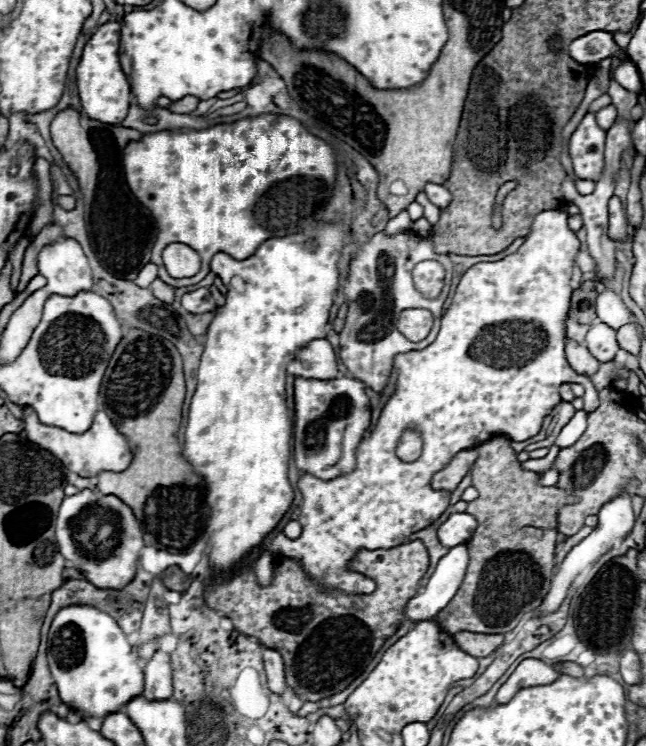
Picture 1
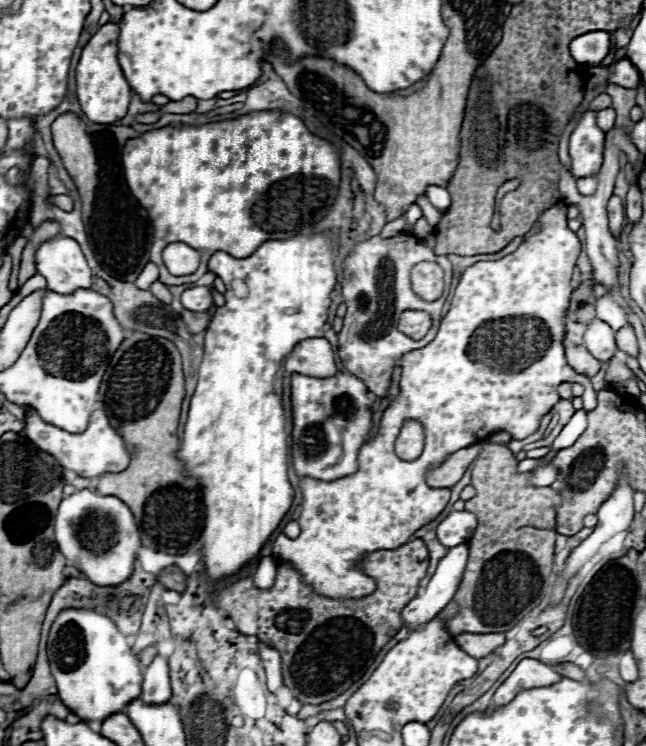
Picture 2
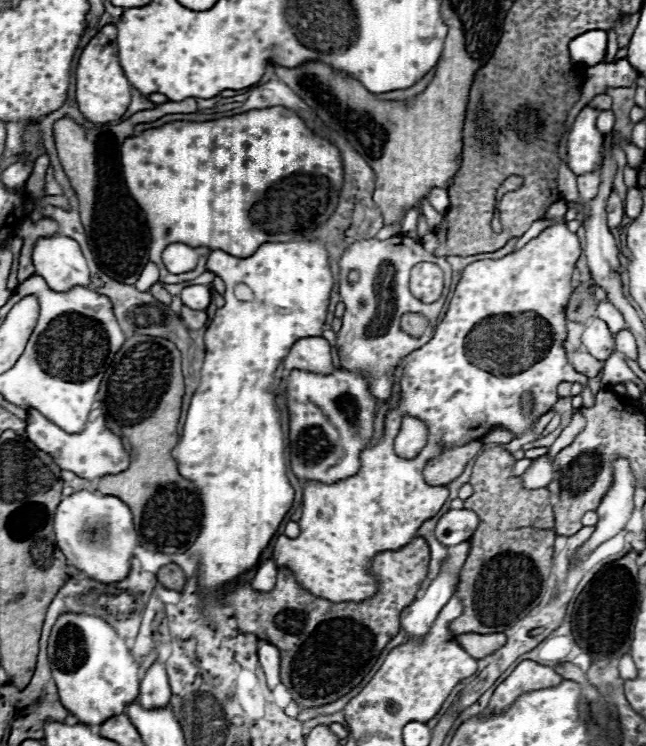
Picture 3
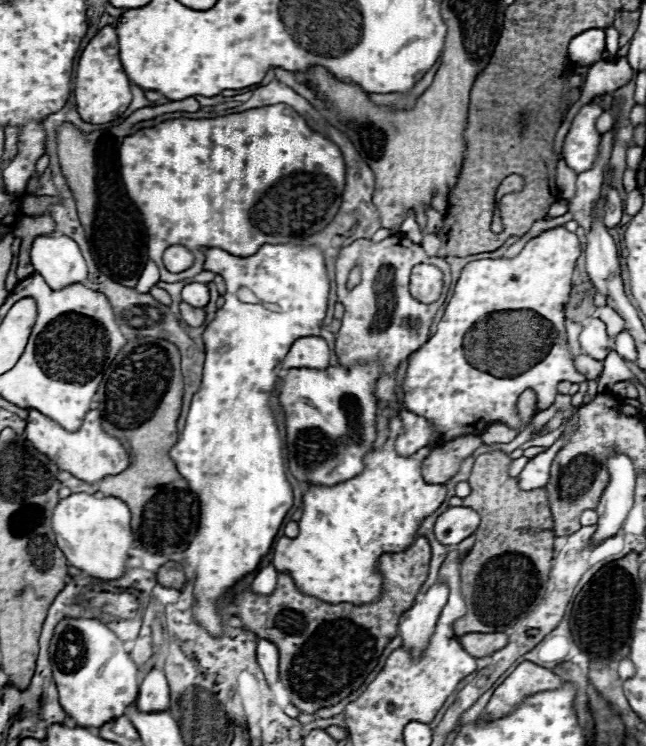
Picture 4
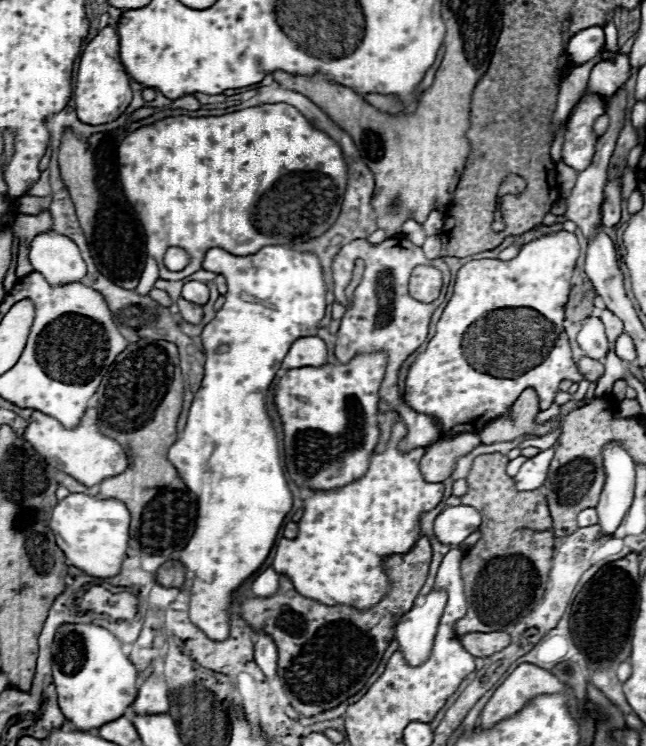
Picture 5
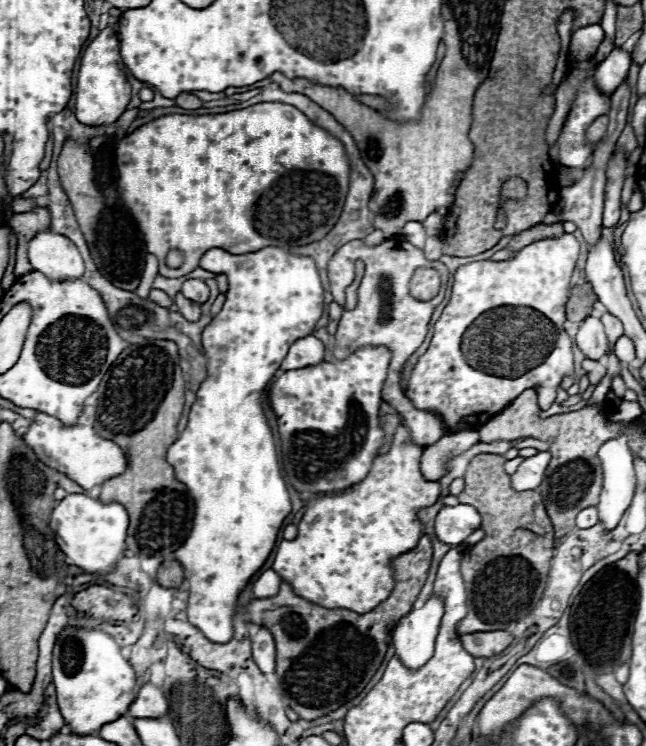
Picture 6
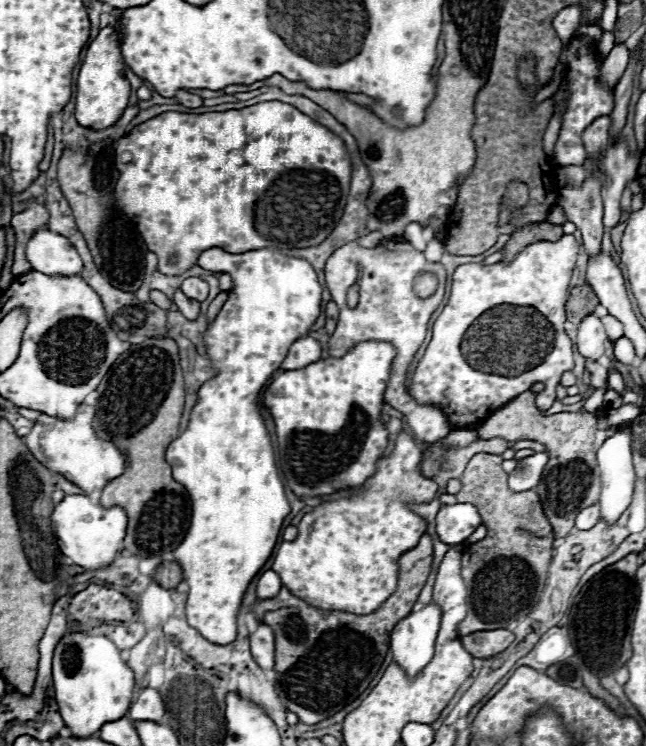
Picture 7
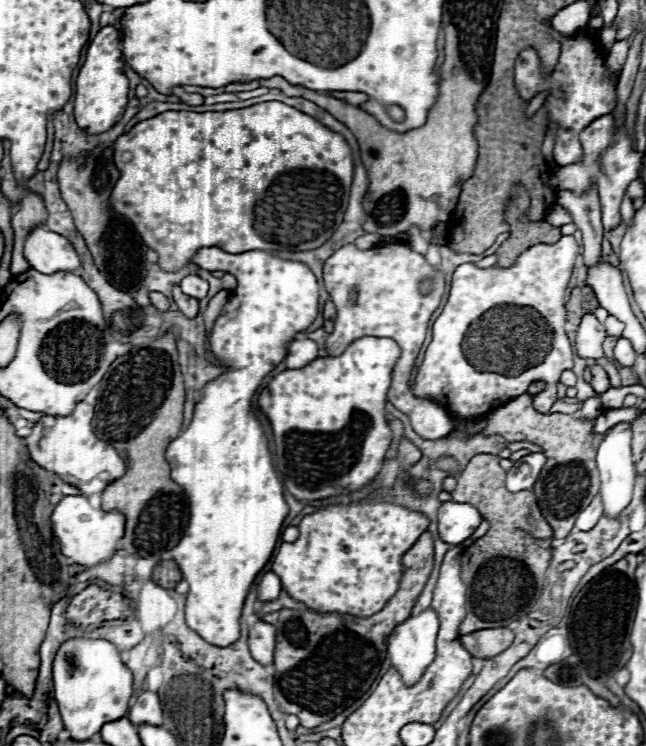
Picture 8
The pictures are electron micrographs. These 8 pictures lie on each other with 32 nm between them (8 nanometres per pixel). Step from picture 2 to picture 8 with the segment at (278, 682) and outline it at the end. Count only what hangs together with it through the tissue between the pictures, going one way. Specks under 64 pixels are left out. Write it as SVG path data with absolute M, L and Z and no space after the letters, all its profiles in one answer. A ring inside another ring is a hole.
M258 620L252 628L250 628L250 634L248 634L248 644L250 644L250 652L252 656L268 666L272 662L272 656L274 656L274 644L276 644L276 628L268 622L262 622Z

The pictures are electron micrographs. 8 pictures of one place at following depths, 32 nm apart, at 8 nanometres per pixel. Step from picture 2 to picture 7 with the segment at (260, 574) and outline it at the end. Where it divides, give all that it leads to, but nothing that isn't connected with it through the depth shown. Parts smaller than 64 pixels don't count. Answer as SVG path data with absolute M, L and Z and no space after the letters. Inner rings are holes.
M268 570L268 572L264 572L264 574L260 576L260 580L258 580L258 584L256 584L256 594L258 594L260 600L268 600L268 598L272 598L272 596L278 596L280 588L282 588L280 576L278 576L276 572Z

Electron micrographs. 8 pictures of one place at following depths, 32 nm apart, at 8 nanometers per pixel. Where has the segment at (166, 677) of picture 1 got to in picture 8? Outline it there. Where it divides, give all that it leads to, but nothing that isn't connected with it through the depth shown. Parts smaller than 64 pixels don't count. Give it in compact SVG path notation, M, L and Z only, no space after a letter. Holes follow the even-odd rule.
M142 692L134 706L130 708L128 718L132 720L132 724L140 726L140 724L162 724L162 706L160 700L156 696L156 692Z

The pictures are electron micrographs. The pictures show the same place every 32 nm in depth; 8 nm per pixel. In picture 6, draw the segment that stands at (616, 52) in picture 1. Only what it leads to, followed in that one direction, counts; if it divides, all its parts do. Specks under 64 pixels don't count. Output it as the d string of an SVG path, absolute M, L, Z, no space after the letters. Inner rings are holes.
M598 24L578 28L572 34L572 42L570 42L572 56L576 60L584 60L584 58L594 56L596 50L598 50L598 44L602 42L602 38L604 38L604 30Z

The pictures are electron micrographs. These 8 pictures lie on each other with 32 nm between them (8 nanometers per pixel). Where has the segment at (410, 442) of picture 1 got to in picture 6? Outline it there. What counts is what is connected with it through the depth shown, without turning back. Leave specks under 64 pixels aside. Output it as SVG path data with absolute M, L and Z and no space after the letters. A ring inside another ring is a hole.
M352 240L352 242L344 244L328 262L330 292L334 296L334 302L338 302L340 306L346 304L344 290L354 282L358 260L364 264L364 276L362 276L362 282L358 288L358 304L354 310L344 310L344 314L338 322L338 330L334 334L336 346L332 348L332 356L342 360L360 346L368 346L368 344L388 346L392 350L392 362L388 368L388 380L384 384L382 398L384 398L384 402L388 402L392 408L396 408L400 412L400 416L404 418L404 424L410 430L414 444L418 444L418 446L434 444L436 440L440 440L442 436L448 434L448 428L446 428L442 416L436 412L416 408L404 394L400 382L402 382L402 372L404 372L408 358L420 348L420 344L424 342L424 338L428 334L428 322L430 322L434 308L444 300L448 270L442 262L426 260L424 252L414 248L410 242L384 240L382 244L368 248L362 244L362 240ZM418 268L434 268L440 272L440 278L442 278L438 296L434 296L428 302L422 302L422 300L416 300L410 296L410 280Z

